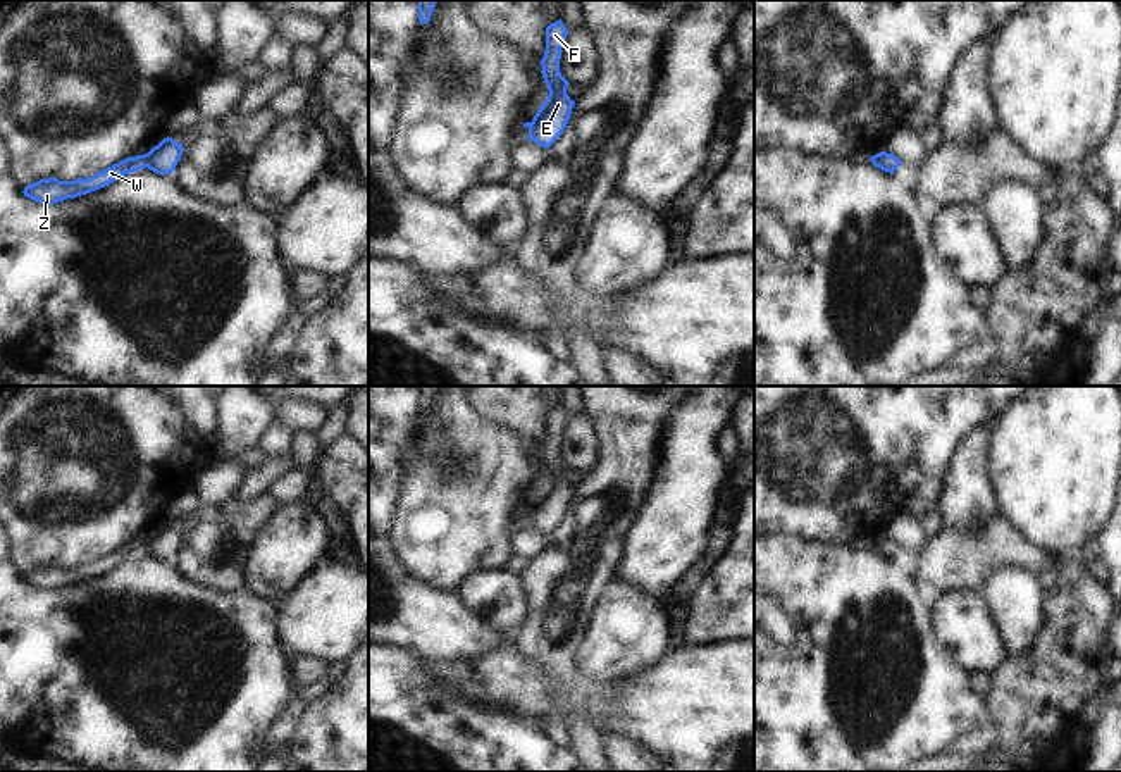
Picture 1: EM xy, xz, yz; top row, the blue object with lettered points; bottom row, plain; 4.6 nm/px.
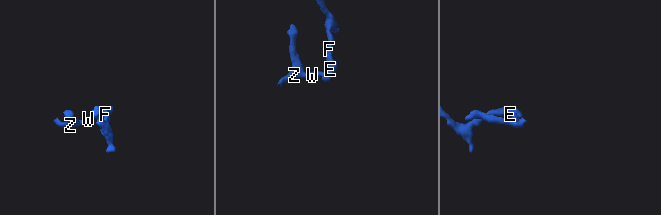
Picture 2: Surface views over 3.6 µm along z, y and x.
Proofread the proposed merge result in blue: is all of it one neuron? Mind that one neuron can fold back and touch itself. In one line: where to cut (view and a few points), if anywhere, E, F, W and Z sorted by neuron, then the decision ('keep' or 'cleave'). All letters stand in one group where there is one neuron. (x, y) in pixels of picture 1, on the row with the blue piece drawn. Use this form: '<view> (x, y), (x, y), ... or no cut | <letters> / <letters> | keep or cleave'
xy (143, 155), (148, 166) | E F / W Z | cleave

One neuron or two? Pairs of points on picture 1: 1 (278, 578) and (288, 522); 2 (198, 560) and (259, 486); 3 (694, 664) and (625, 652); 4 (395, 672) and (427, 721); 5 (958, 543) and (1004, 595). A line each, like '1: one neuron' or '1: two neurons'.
1: one neuron
2: two neurons
3: two neurons
4: one neuron
5: two neurons

